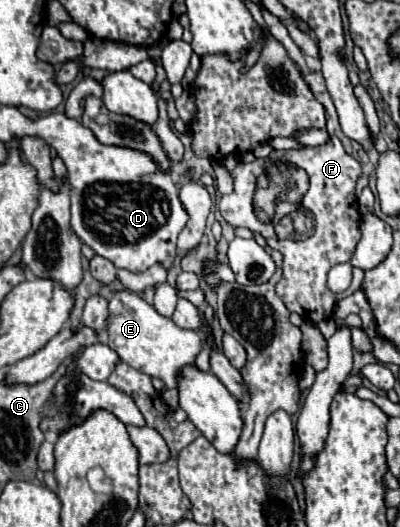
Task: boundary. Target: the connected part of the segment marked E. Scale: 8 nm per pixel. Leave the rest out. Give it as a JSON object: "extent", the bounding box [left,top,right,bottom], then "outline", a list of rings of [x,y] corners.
{"extent":[106,291,202,387],"outline":[[[130,291],[114,293],[110,299],[110,317],[106,323],[108,347],[118,353],[118,357],[130,367],[158,377],[166,387],[176,387],[180,381],[180,369],[192,365],[202,351],[202,337],[198,331],[180,329],[172,319],[160,315],[152,305]]]}

